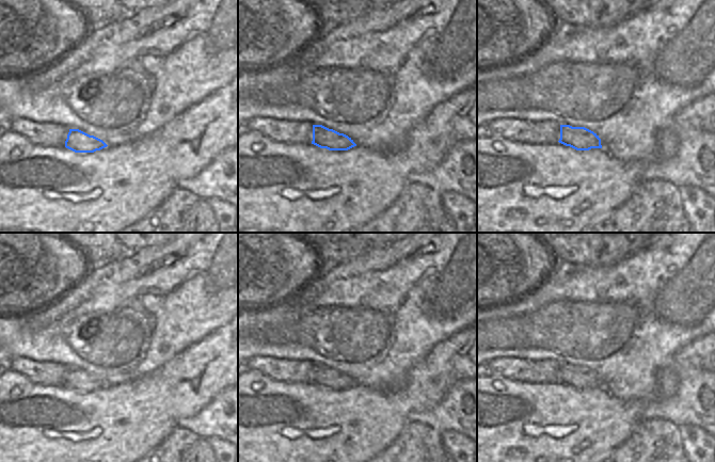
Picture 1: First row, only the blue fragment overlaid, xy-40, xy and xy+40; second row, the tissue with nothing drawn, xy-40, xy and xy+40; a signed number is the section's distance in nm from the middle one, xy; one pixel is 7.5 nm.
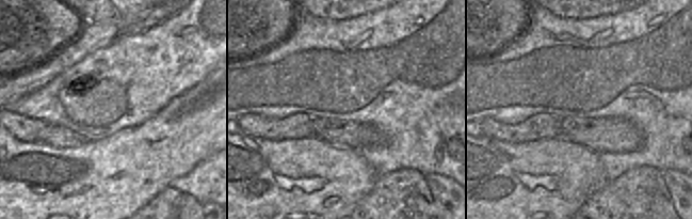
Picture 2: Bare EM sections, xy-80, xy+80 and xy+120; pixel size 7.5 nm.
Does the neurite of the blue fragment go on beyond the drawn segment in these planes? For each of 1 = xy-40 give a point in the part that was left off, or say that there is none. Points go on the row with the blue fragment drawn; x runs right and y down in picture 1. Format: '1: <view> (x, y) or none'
1: none

